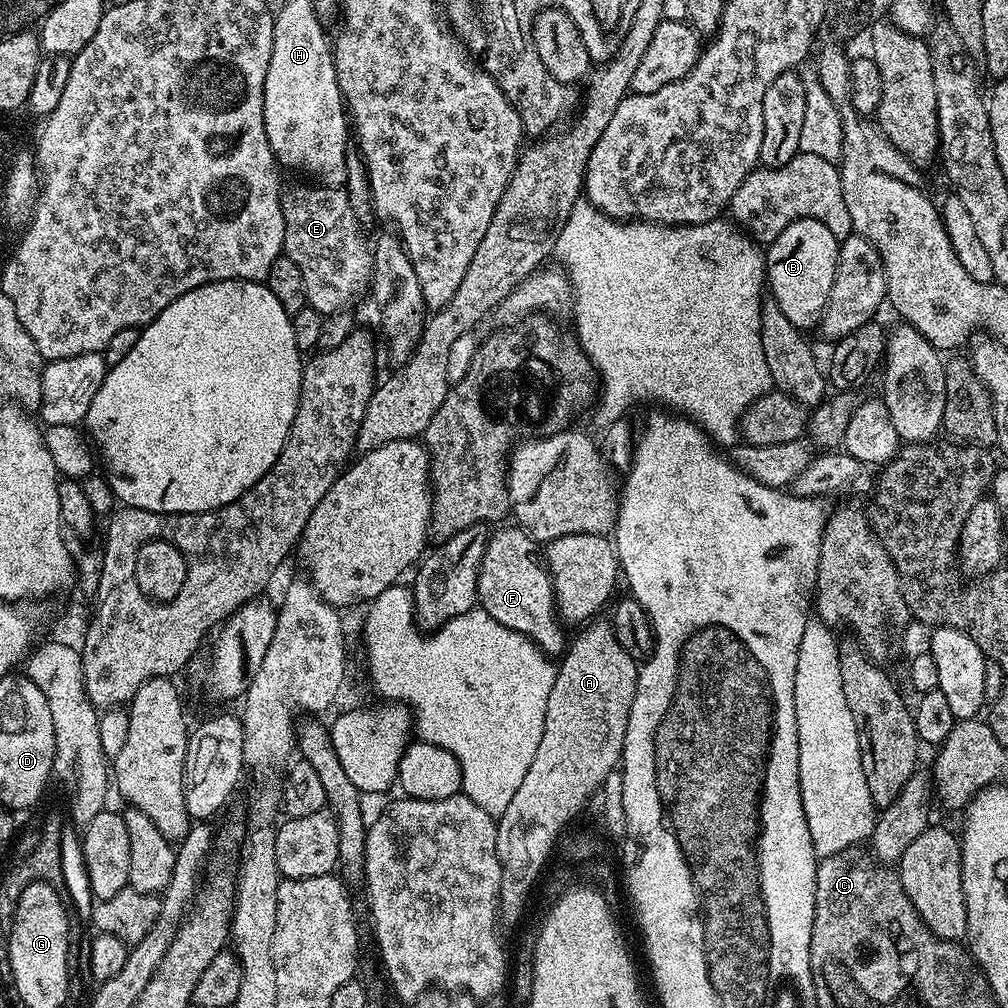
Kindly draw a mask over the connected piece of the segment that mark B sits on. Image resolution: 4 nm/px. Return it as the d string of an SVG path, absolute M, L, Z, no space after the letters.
M814 218L790 222L766 248L766 288L771 299L801 330L815 329L824 316L840 257L838 238Z

